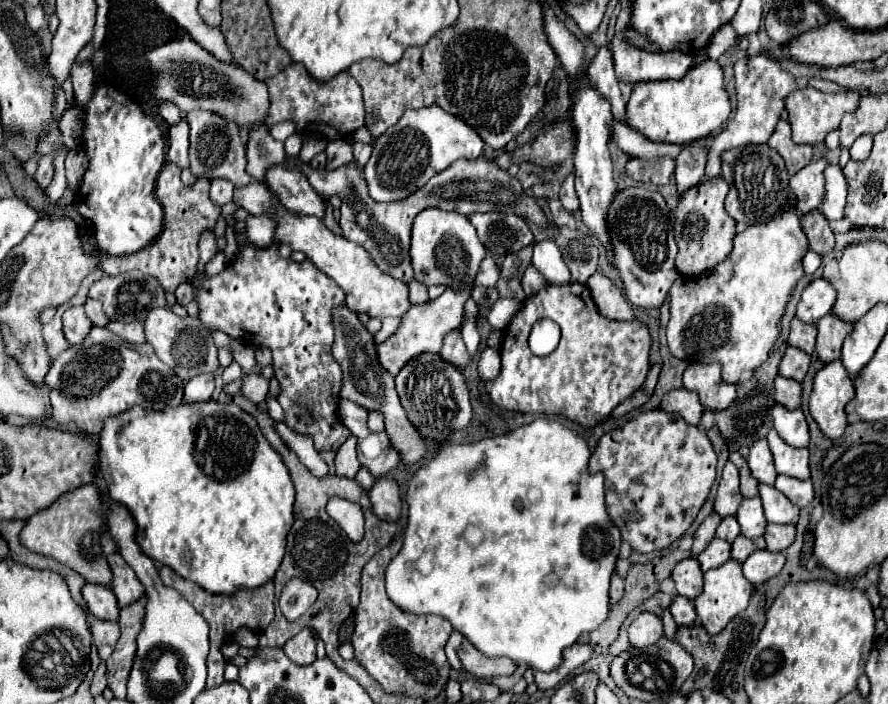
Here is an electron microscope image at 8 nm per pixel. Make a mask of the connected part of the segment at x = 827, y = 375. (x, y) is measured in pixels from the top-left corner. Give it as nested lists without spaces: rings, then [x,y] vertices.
[[[839,359],[817,371],[809,397],[809,413],[829,439],[839,439],[843,435],[847,427],[843,409],[853,395],[853,379]]]

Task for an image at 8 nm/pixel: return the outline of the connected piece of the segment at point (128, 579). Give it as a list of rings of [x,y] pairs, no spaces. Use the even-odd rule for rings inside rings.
[[[113,553],[109,555],[109,567],[111,567],[111,573],[113,573],[113,593],[119,601],[119,607],[125,607],[125,605],[131,605],[133,601],[137,601],[145,589],[141,585],[141,581],[137,579],[135,571],[123,561],[123,557],[119,553]]]

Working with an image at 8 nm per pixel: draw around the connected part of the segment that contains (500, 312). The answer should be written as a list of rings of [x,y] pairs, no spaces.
[[[497,299],[497,303],[491,307],[489,315],[487,315],[487,323],[491,325],[491,329],[505,329],[505,325],[509,323],[509,319],[513,317],[513,313],[521,307],[521,301],[513,301],[509,299]]]

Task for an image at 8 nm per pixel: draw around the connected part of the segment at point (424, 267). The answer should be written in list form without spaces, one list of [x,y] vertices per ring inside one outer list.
[[[425,209],[415,217],[411,233],[411,265],[419,283],[427,287],[445,285],[453,289],[467,289],[473,285],[483,257],[485,249],[467,217],[441,209]]]

